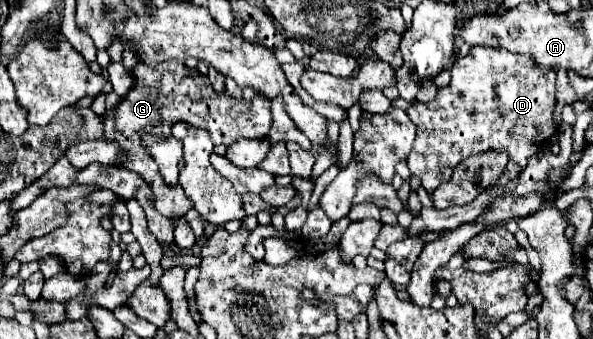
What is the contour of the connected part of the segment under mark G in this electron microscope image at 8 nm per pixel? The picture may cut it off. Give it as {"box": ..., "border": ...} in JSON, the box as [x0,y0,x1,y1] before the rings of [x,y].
{"box":[102,60,272,218],"border":[[[168,60],[156,66],[138,64],[132,68],[134,84],[128,90],[128,94],[118,102],[116,108],[106,110],[102,118],[102,140],[116,142],[120,146],[118,154],[118,166],[124,166],[128,170],[134,170],[140,174],[140,178],[150,186],[154,194],[154,210],[160,212],[166,218],[180,218],[188,210],[194,208],[192,200],[186,196],[180,184],[170,186],[164,182],[164,178],[158,172],[158,166],[154,158],[148,154],[142,136],[158,136],[168,138],[172,136],[172,126],[178,122],[186,122],[198,128],[204,128],[210,132],[212,142],[230,146],[238,138],[266,138],[270,134],[272,114],[270,114],[270,102],[266,98],[254,96],[252,102],[234,100],[226,92],[216,94],[210,86],[208,76],[202,76],[196,72],[196,68],[188,68],[180,60]]]}

